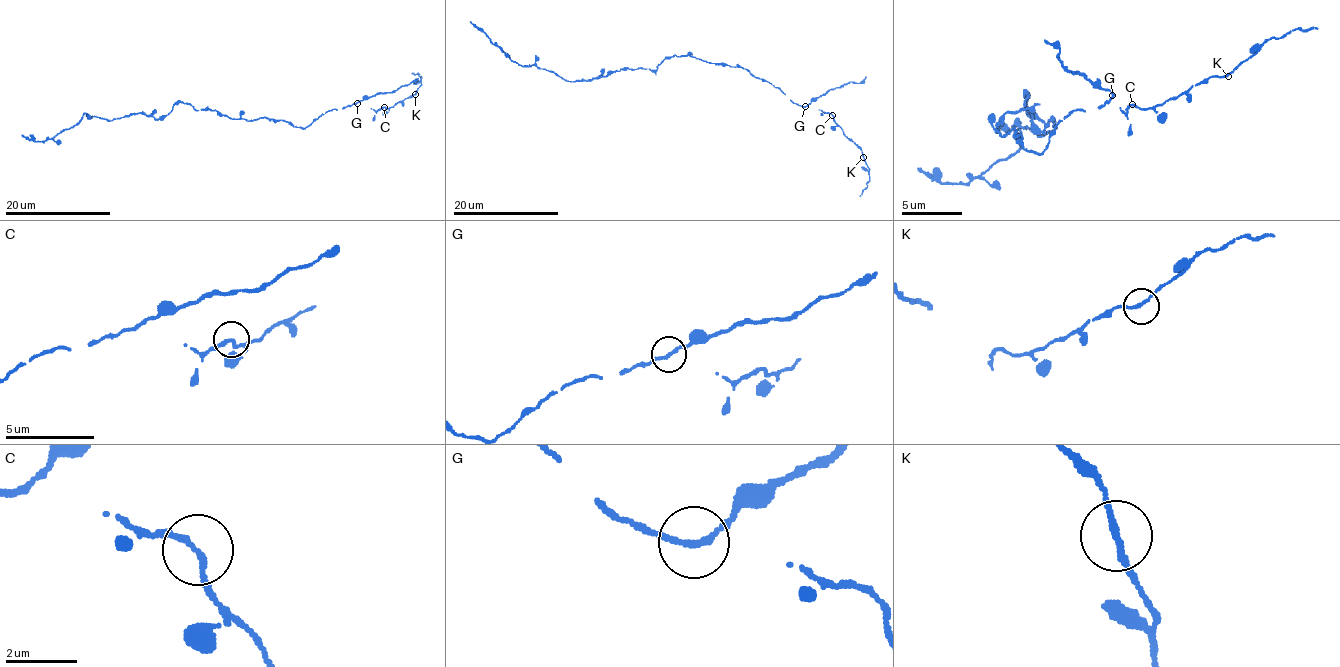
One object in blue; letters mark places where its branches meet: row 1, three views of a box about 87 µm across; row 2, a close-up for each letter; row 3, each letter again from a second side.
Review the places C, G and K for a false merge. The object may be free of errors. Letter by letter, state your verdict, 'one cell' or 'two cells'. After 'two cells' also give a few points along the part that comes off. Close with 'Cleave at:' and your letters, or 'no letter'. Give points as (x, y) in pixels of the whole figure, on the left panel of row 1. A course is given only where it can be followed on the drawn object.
C: one cell
G: two cells | (357, 102), (393, 92), (418, 78)
K: one cell
Cleave at: G

